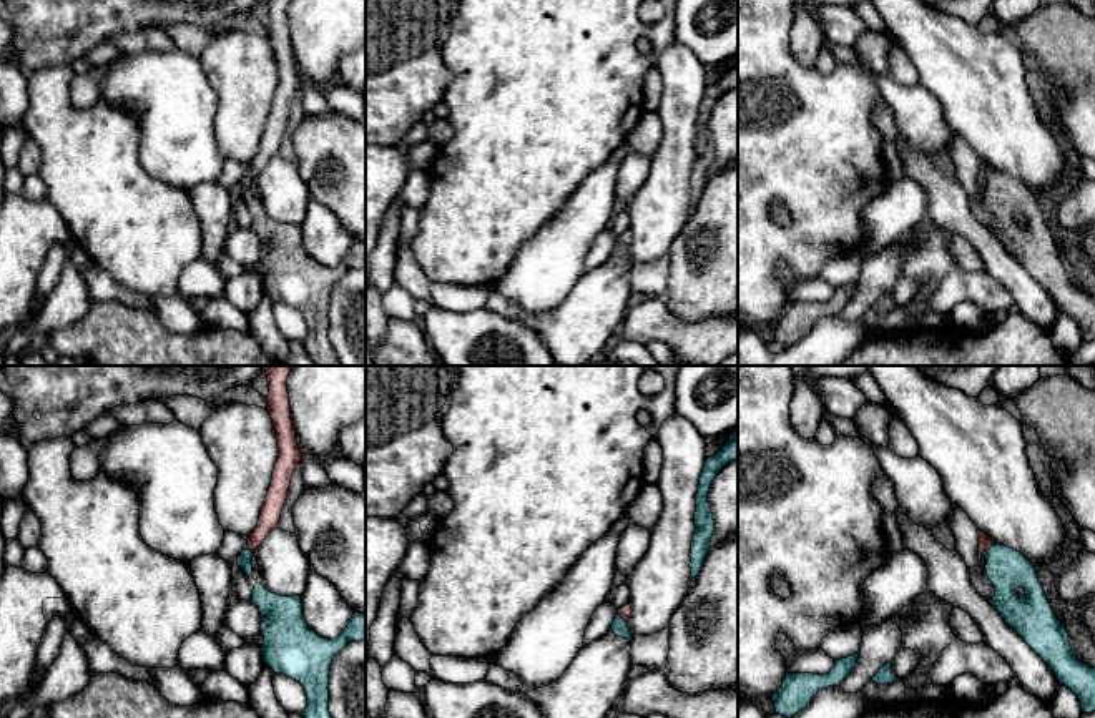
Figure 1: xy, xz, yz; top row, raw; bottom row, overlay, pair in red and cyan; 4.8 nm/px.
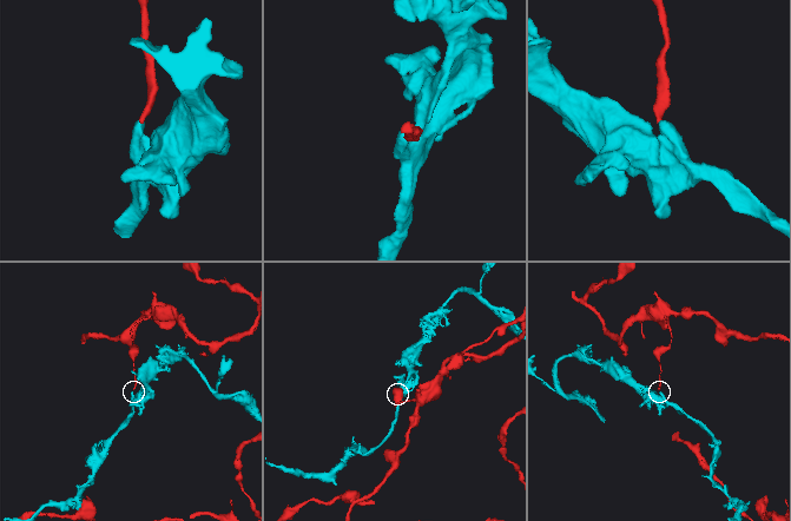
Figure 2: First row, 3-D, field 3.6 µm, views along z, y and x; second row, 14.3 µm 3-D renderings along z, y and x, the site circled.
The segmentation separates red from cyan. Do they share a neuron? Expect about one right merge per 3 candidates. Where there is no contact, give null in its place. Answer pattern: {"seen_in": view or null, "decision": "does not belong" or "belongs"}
{"seen_in": "yz", "decision": "does not belong"}

